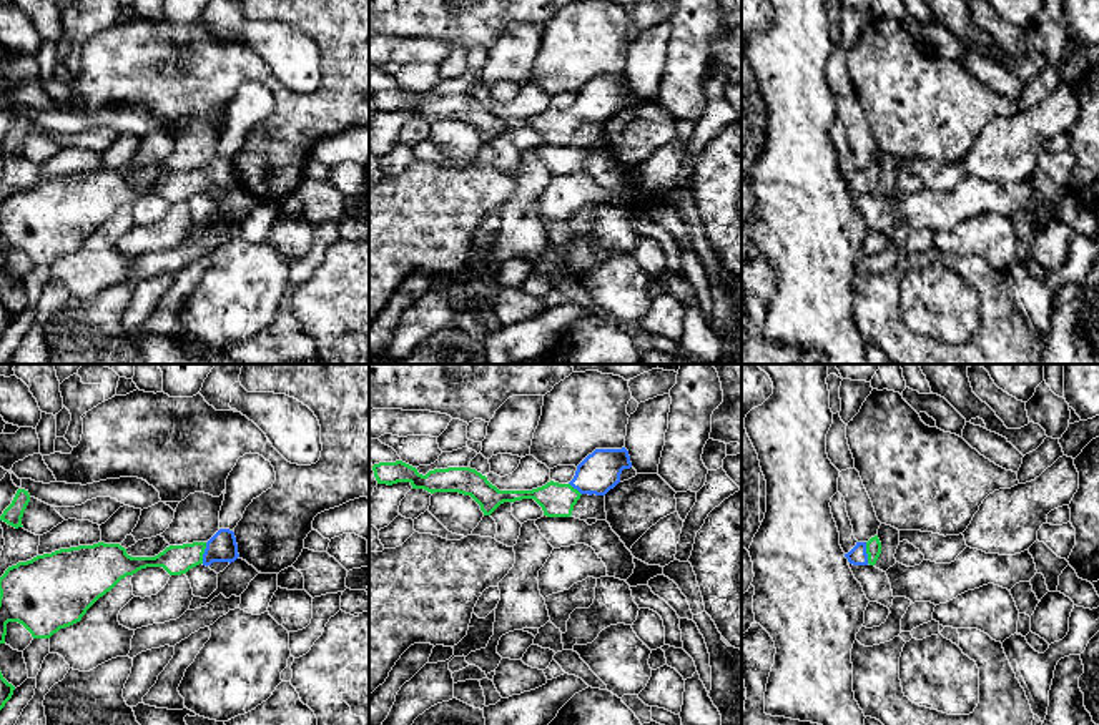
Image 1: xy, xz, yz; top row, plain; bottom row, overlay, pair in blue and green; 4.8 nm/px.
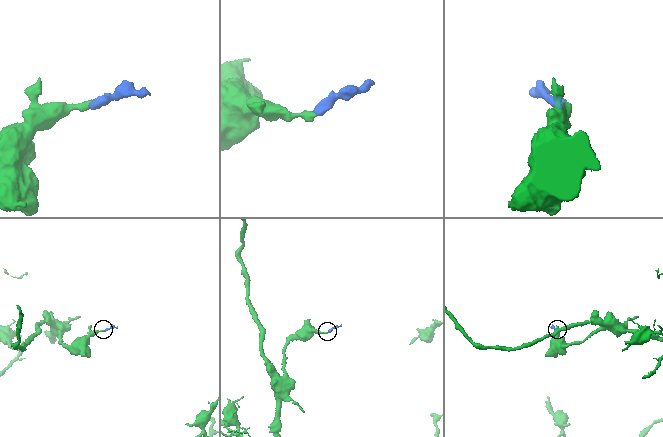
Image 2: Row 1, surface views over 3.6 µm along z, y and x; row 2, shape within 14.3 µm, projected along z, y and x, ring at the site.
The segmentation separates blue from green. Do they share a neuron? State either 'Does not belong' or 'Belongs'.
Belongs

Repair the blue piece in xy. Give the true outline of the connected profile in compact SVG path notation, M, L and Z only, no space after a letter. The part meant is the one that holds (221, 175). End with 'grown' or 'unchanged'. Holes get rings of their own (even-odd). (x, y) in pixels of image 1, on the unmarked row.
M219 156L208 170L170 173L155 185L131 185L120 171L98 170L60 176L18 190L0 205L0 271L5 271L7 251L22 251L33 266L50 266L60 256L81 248L86 238L121 206L146 195L163 195L170 203L186 201L190 196L213 190L234 190L239 185L234 160Z; grown

